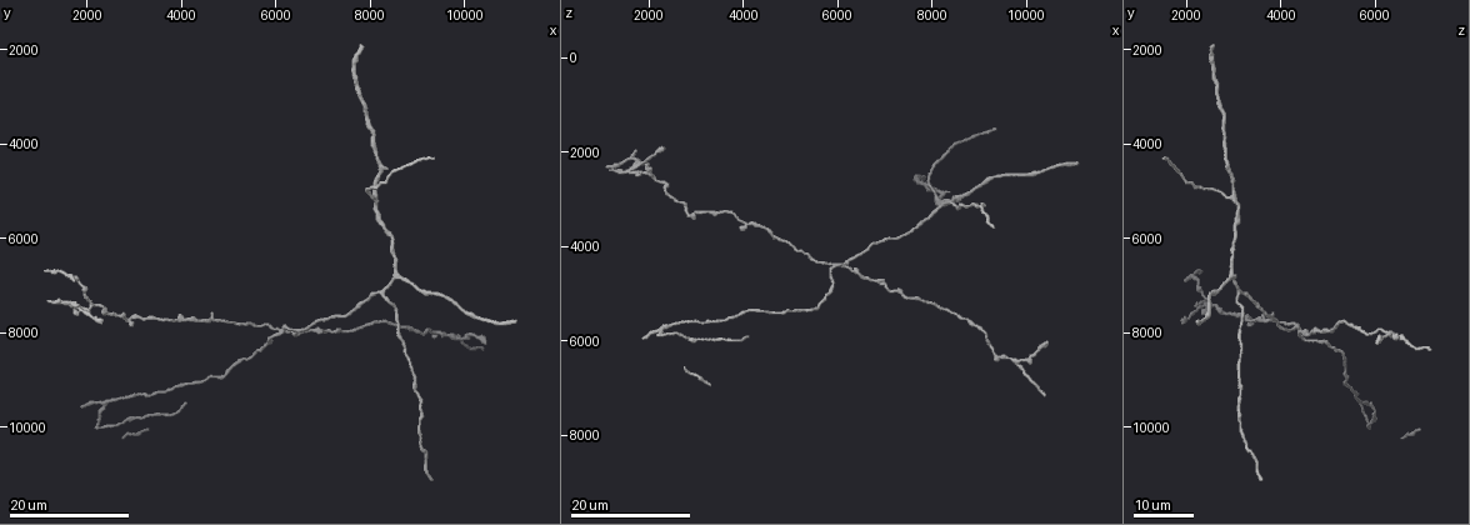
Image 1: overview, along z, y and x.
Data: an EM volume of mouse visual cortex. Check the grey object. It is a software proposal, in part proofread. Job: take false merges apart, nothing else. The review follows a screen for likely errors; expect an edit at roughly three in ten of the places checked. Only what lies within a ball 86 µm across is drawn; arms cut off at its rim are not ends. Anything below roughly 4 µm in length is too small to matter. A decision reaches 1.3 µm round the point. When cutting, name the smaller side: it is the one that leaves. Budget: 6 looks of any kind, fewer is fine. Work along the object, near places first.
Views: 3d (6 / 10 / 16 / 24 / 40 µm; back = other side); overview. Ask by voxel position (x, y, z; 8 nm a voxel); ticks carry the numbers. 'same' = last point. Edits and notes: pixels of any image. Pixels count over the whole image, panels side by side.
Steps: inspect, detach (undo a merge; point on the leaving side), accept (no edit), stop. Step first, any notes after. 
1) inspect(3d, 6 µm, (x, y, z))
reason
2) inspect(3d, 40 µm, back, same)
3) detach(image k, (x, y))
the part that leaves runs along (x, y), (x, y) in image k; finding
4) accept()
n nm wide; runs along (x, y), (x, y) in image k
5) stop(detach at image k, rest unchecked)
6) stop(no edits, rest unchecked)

inspect(3d, 24 µm, (6050, 8000, 4400))
looks like a crossing

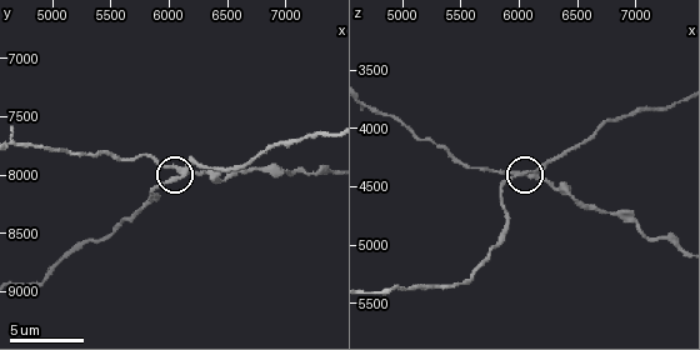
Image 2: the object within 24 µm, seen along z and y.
inspect(3d, 6 µm, same)

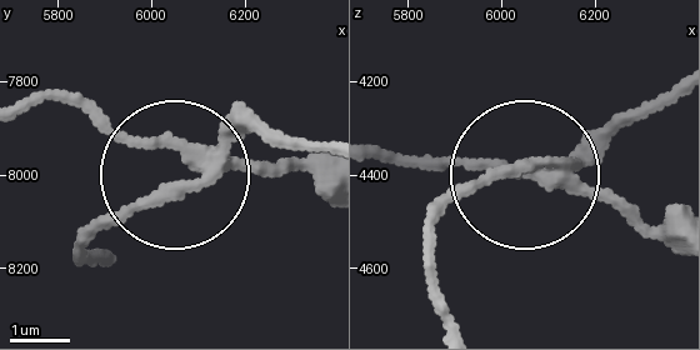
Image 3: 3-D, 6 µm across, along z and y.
detach(image 3, (123, 139))
the part that leaves runs along (204, 165), (30, 105) in image 3; a second neuron is stuck on

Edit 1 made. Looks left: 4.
inspect(overview)

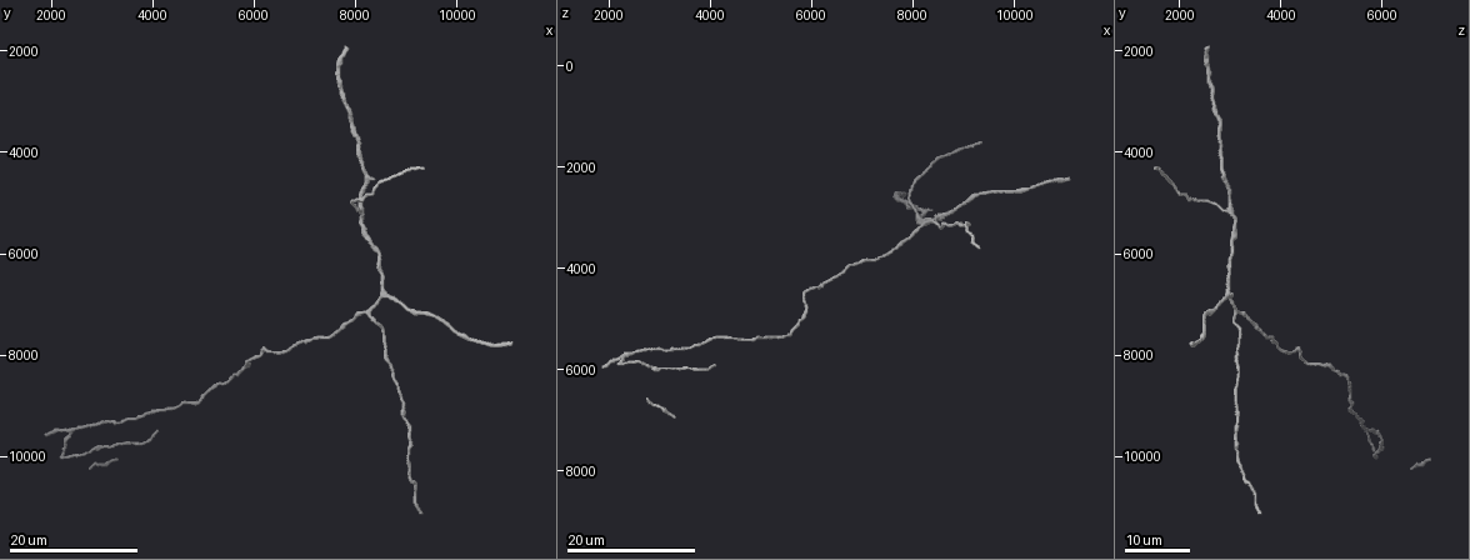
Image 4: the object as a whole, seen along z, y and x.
inspect(3d, 24 µm, (8250, 7100, 3150))
three arms meet

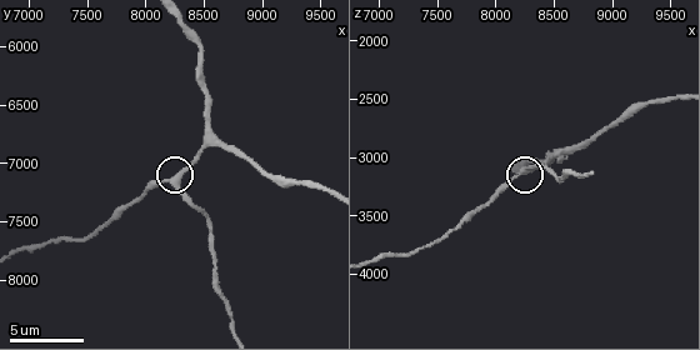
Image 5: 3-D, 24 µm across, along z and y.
inspect(3d, 6 µm, (8280, 7140, 3100))
zoom in

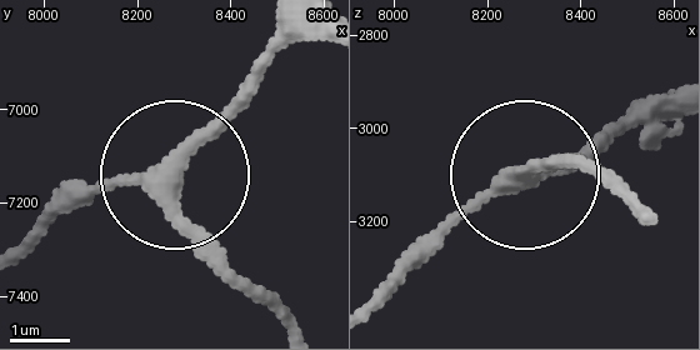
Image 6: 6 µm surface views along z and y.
accept()
3 arms; runs along (370, 309), (519, 175), (579, 160), (604, 170) in image 6; one neuron here

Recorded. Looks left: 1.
stop(detach at image 3, rest unchecked)

